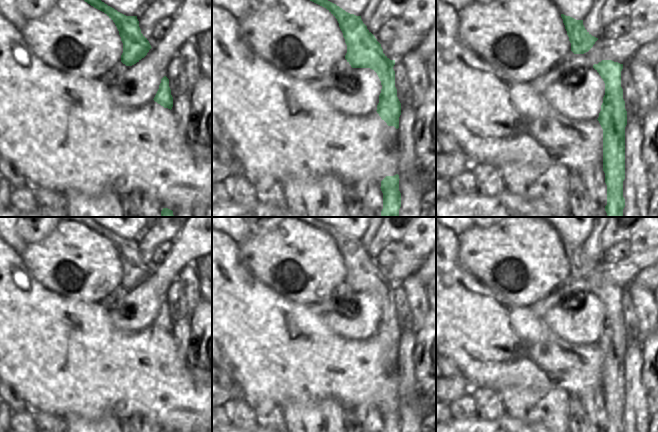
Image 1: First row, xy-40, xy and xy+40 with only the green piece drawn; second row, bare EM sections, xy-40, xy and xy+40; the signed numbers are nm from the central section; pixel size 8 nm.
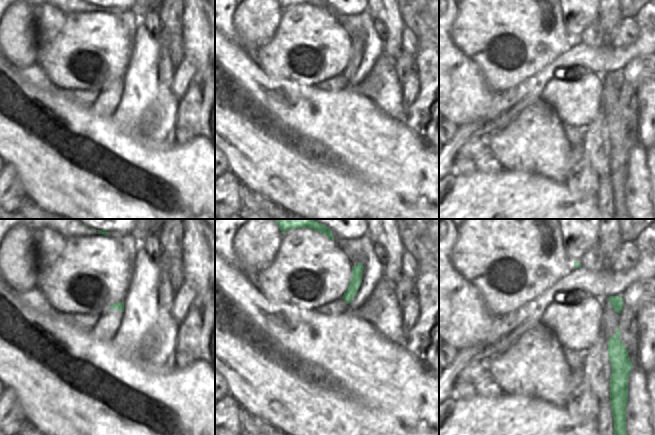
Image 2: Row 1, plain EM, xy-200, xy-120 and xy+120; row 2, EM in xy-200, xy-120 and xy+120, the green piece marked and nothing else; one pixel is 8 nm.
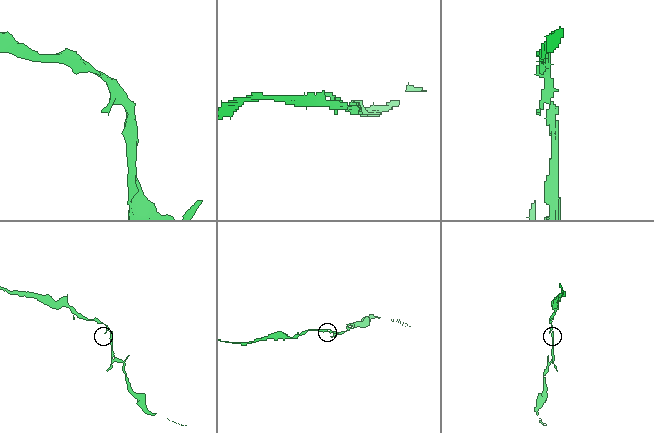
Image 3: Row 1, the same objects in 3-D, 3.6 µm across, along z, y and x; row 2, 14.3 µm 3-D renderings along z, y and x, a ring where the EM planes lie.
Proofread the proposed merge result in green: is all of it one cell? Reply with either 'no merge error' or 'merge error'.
no merge error

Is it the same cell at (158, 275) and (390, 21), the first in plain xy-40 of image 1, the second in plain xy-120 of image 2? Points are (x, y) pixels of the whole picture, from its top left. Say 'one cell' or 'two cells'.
one cell

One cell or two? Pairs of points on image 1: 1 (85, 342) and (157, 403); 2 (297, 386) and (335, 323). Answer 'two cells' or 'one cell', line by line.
1: one cell
2: two cells

